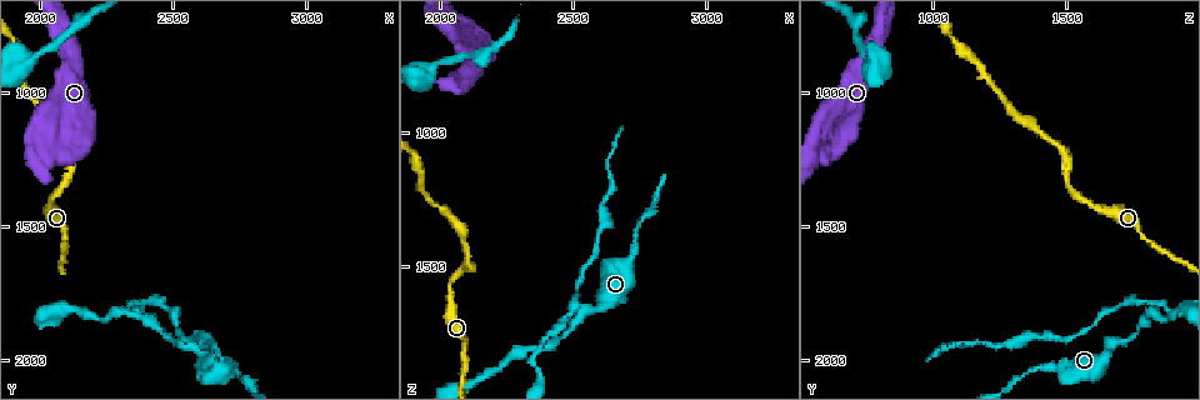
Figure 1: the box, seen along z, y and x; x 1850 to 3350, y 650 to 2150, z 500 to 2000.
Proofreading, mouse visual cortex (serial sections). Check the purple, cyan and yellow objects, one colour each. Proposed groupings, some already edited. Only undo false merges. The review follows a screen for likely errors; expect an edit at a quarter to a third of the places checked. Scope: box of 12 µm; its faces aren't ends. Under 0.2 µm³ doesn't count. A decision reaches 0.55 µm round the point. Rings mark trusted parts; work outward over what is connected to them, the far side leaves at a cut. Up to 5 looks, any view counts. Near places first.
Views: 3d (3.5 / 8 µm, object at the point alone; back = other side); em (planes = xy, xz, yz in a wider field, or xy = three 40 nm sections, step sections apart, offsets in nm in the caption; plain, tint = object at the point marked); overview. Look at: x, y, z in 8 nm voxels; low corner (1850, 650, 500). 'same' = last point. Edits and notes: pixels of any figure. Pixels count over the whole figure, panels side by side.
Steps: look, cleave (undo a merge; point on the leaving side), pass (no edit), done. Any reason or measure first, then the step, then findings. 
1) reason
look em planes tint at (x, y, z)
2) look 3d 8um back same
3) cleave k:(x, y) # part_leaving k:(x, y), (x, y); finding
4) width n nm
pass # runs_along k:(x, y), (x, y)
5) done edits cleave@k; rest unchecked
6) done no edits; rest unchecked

thin neck
look em xy step 1 tint at (2040, 1400, 1560)

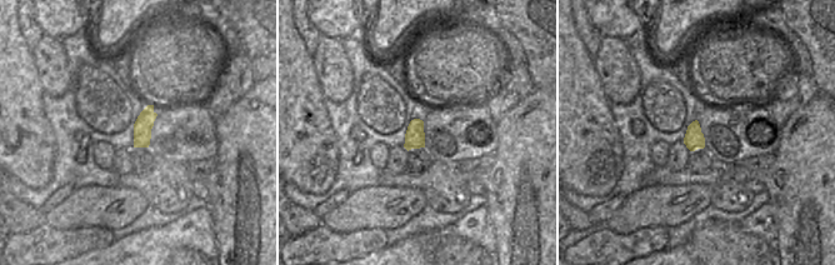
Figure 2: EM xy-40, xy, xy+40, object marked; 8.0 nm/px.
wider look
look 3d 3.5um same

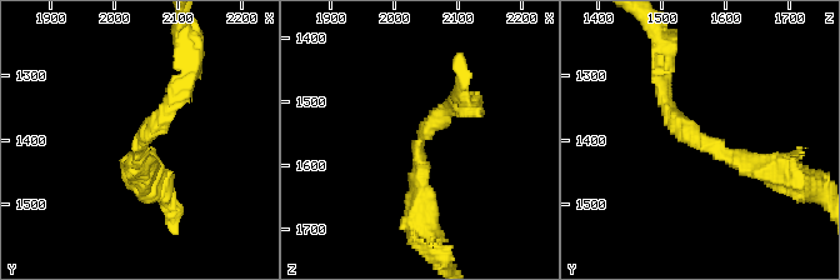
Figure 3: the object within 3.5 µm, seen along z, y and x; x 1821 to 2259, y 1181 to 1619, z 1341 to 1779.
arm_widths 200, 250 nm
pass # runs_along 3:(775, 169), (685, 134), (663, 84); one cell here

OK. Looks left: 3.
four arms meet
look 3d 8um at (2320, 1820, 1810)

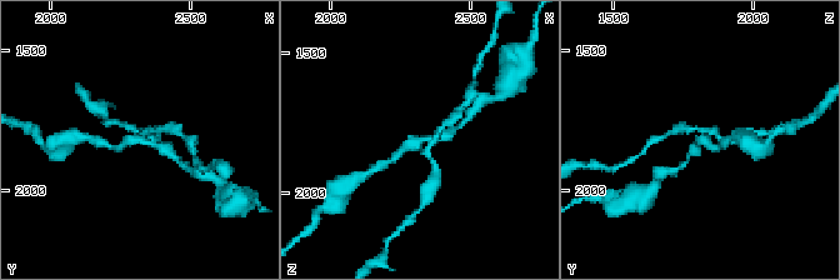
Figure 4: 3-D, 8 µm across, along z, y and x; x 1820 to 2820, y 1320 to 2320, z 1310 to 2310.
shape alone is not enough
look em xy step 3 tint at (2310, 1820, 1820)

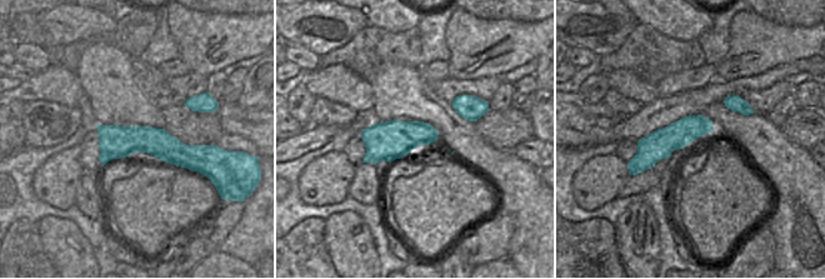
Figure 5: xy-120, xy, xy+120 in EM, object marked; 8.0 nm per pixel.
width 320 nm
cleave 4:(435, 171) # part_leaving 4:(421, 150), (456, 114); two cells meet here

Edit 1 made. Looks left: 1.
done edits cleave@4; rest unchecked

